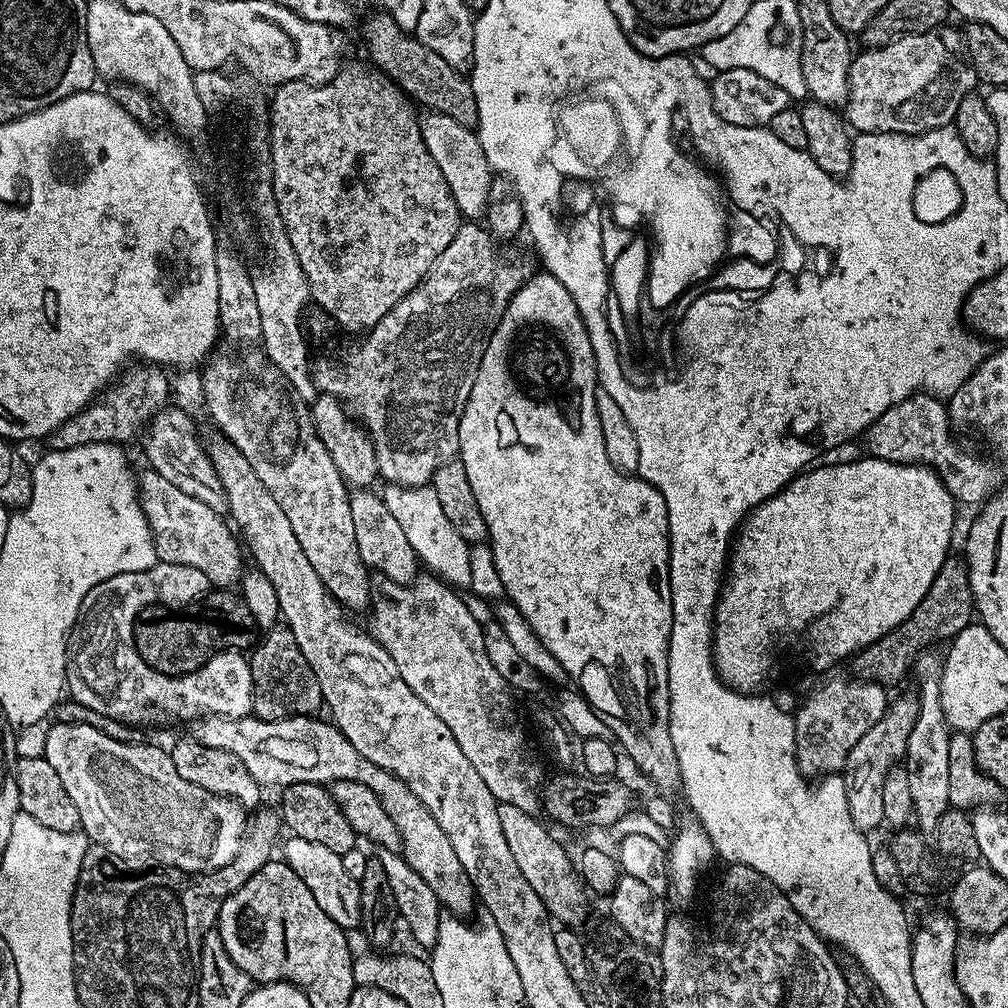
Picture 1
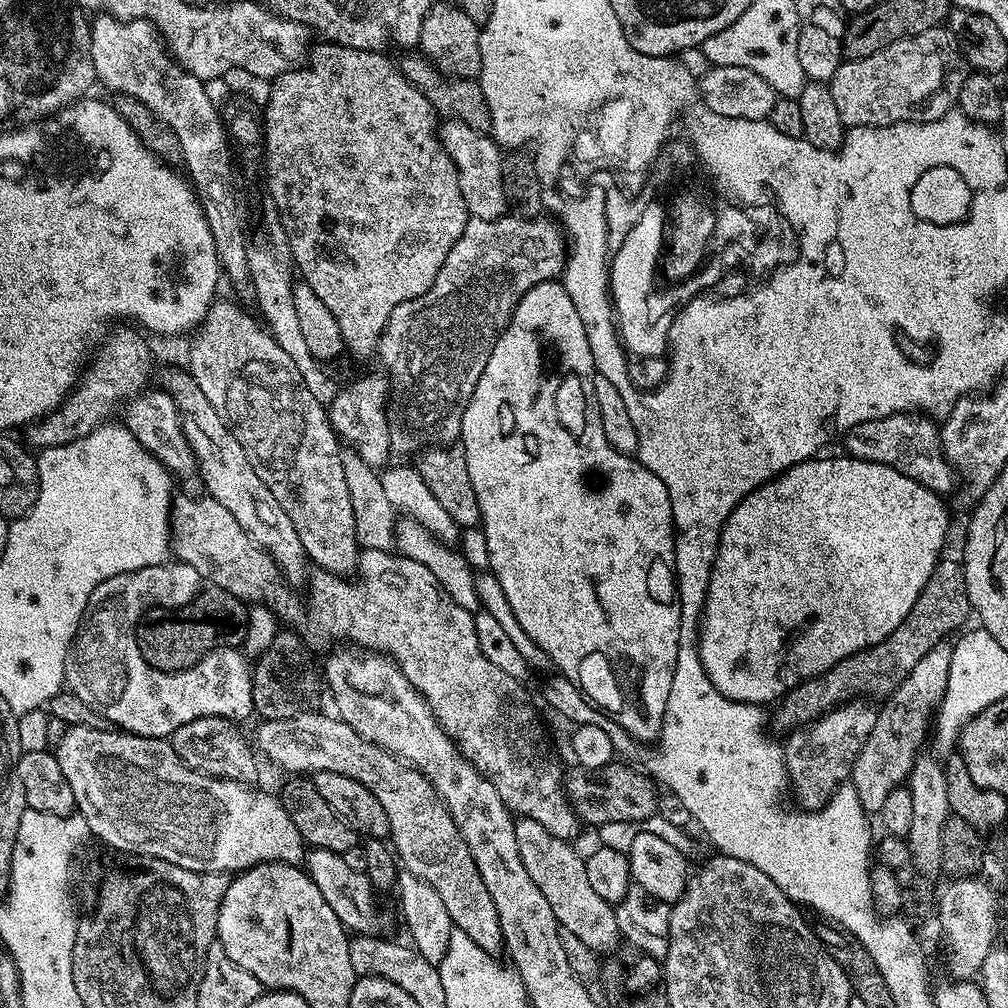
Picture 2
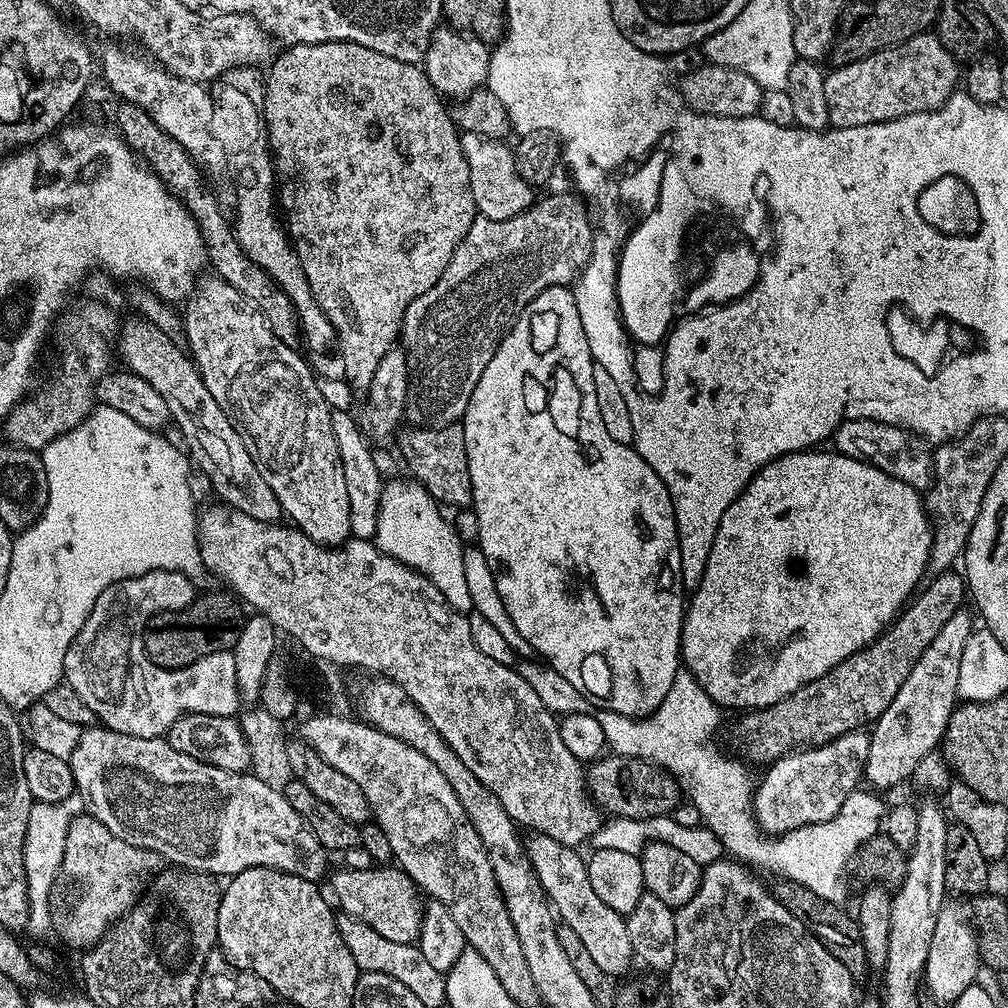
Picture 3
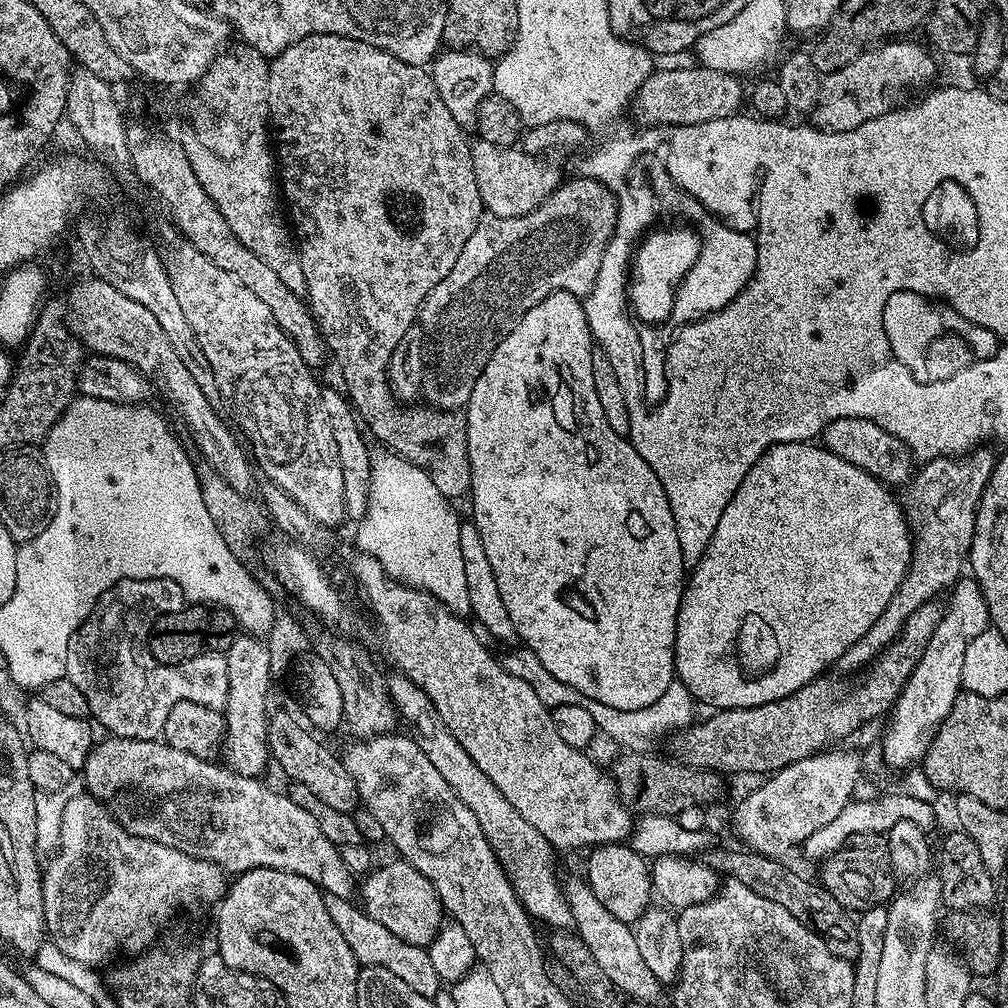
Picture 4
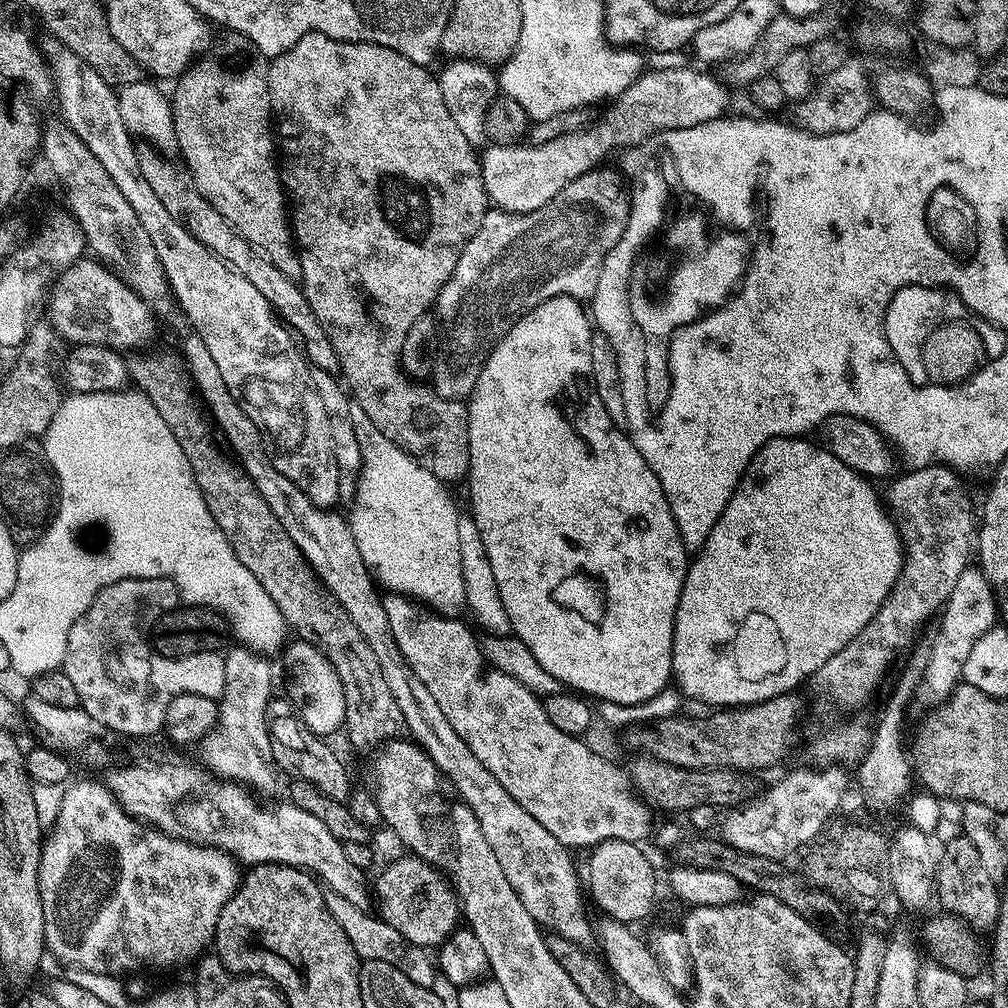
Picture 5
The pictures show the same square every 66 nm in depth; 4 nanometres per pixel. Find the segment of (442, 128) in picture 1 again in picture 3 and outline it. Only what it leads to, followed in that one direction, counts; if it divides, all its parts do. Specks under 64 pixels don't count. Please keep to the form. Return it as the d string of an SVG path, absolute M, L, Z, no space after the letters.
M464 132L460 141L462 142L462 154L466 158L466 166L470 166L470 190L474 194L476 211L479 215L491 220L505 220L506 218L514 218L518 214L522 214L527 208L532 207L534 197L532 197L531 186L533 187L533 185L520 171L516 162L516 153L511 147L507 148L507 143L488 140L485 136L479 136L473 132Z

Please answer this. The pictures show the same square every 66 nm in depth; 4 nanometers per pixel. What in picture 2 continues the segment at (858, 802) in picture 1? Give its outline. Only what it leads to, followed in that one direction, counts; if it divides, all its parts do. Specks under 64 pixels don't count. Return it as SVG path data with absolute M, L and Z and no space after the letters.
M951 643L934 646L930 654L926 654L910 674L906 674L906 682L902 682L902 686L883 701L884 709L879 709L874 730L870 730L870 738L866 738L862 750L856 755L850 777L850 787L858 794L858 802L862 802L865 812L879 814L882 802L886 802L886 794L907 781L916 757L921 755L924 739L927 736L929 739L934 713L940 707L950 678L951 658Z

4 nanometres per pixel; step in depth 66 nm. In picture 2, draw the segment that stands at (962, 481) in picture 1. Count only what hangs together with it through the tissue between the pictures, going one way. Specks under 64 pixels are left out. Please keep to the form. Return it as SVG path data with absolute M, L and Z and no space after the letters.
M901 414L862 422L847 429L844 438L843 451L855 460L890 466L898 470L898 474L906 474L906 478L914 478L914 482L925 484L932 492L947 494L952 488L952 483L958 480L951 462L944 456L937 421L927 415Z

